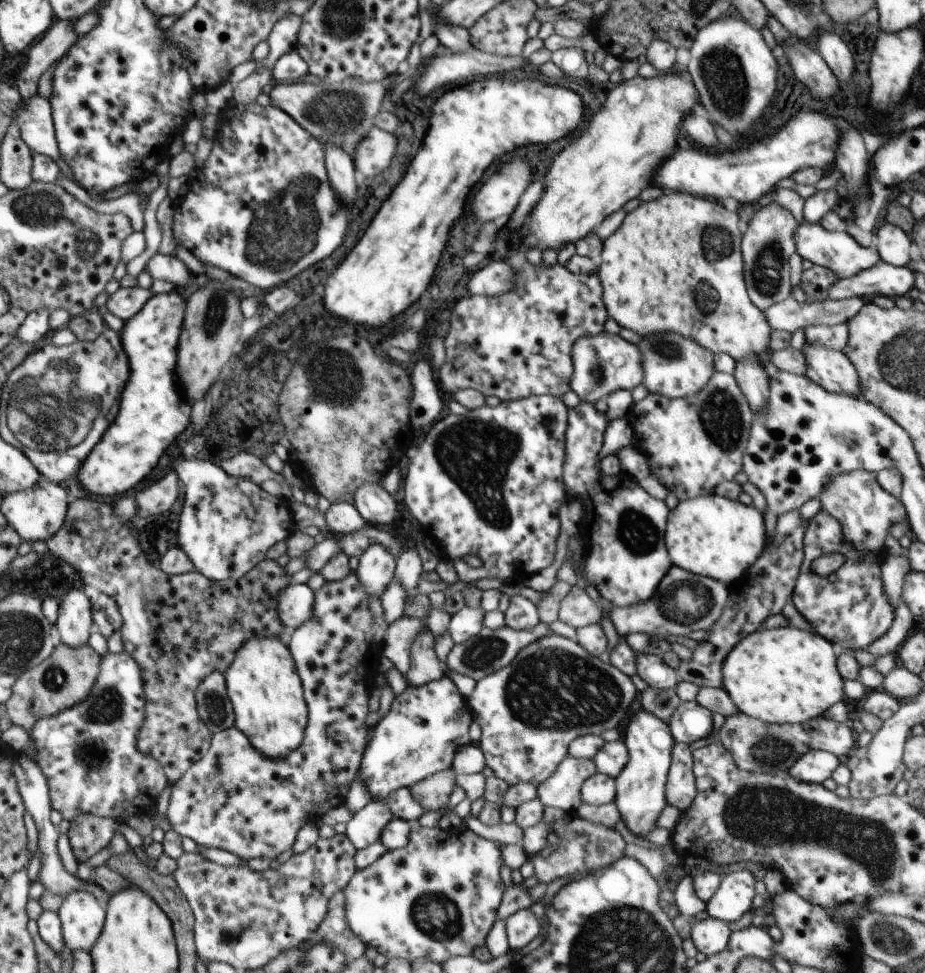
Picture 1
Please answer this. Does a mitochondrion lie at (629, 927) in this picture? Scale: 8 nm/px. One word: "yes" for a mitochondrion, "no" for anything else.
yes

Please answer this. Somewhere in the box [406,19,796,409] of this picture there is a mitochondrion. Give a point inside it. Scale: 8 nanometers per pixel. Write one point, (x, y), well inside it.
(721, 69)

